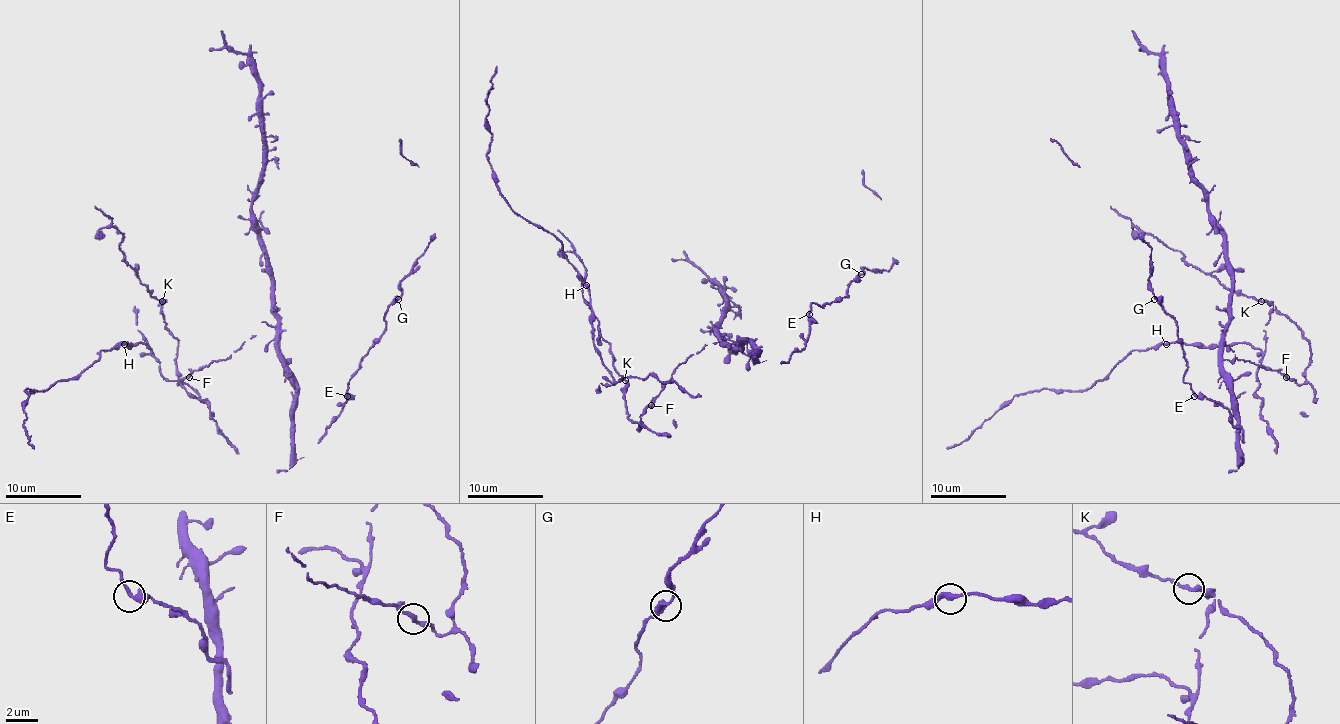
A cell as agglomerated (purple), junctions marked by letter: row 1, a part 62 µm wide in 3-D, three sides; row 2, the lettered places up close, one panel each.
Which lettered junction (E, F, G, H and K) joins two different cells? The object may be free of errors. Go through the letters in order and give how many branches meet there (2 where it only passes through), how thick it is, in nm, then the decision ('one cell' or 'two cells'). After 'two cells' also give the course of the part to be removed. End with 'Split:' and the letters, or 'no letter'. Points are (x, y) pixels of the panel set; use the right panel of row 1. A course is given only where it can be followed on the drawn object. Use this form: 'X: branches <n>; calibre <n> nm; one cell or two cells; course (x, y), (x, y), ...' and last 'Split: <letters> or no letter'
E: branches 2; calibre 280 nm; one cell
F: branches 2; calibre 240 nm; one cell
G: branches 2; calibre 240 nm; one cell
H: branches 2; calibre 280 nm; one cell
K: branches 2; calibre 280 nm; one cell
Split: no letter

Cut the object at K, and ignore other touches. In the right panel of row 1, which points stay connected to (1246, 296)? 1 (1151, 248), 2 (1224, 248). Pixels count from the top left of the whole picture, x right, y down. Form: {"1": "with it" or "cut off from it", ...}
{"1": "cut off from it", "2": "cut off from it"}

